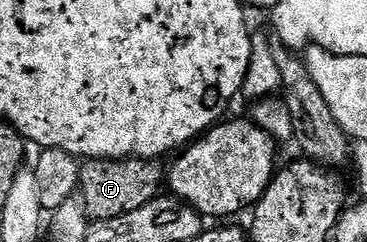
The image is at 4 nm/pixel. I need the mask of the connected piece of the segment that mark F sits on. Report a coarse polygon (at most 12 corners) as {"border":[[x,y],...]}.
{"border":[[90,159],[78,174],[91,222],[159,196],[154,159]]}

